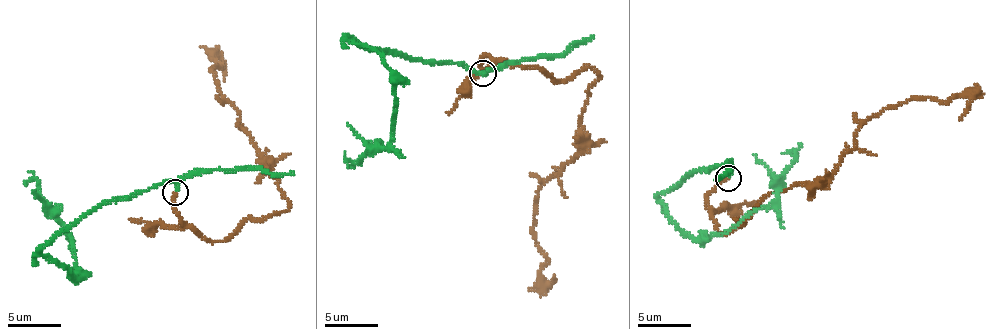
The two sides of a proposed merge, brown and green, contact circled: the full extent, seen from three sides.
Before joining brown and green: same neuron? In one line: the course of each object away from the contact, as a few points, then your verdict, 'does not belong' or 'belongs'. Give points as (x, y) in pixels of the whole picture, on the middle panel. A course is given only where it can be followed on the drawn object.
course brown (483, 74), (486, 57), (556, 80), (589, 67), (599, 77), (580, 151), (538, 189), (541, 274), (554, 275); course green (483, 73), (410, 61), (348, 37), (384, 59), (395, 99), (390, 142), (355, 163), (344, 151); belongs

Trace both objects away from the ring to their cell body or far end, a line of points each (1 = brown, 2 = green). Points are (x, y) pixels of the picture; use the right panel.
1: (729, 179), (708, 200), (723, 235), (771, 193), (823, 182), (870, 117), (909, 100), (966, 95), (959, 120)
2: (729, 176), (717, 164), (702, 168), (657, 198), (695, 238), (722, 235), (772, 202), (796, 152), (781, 153)

